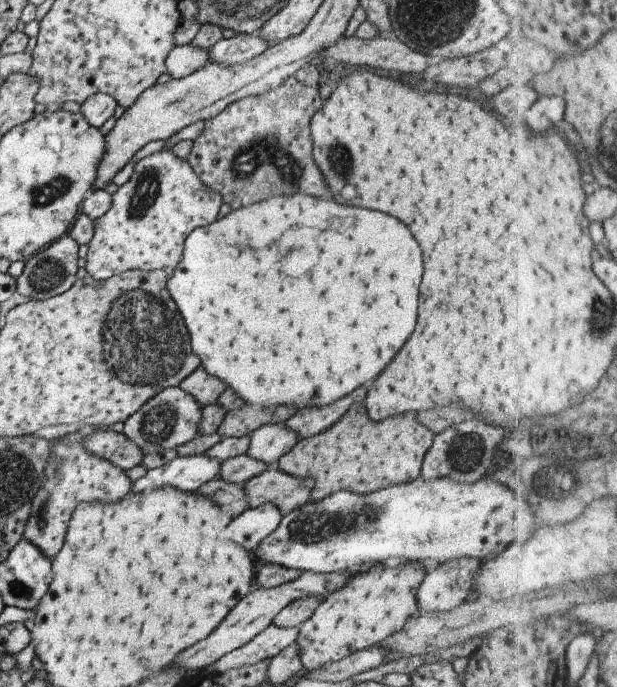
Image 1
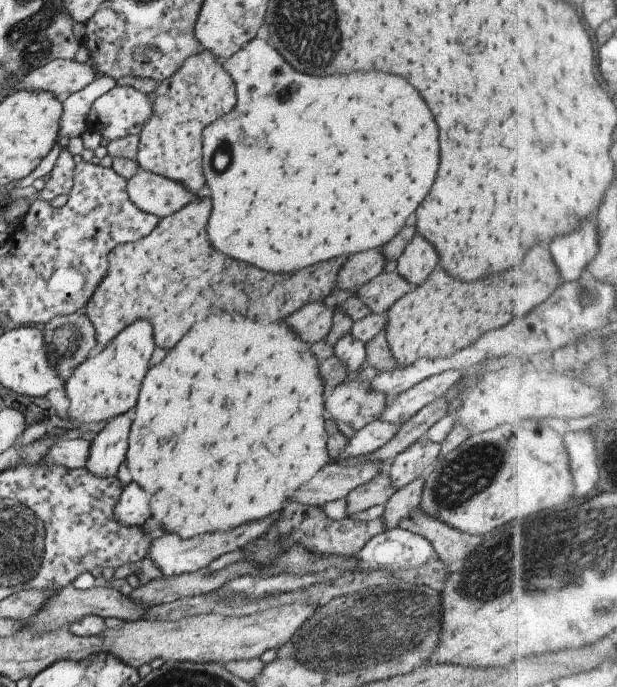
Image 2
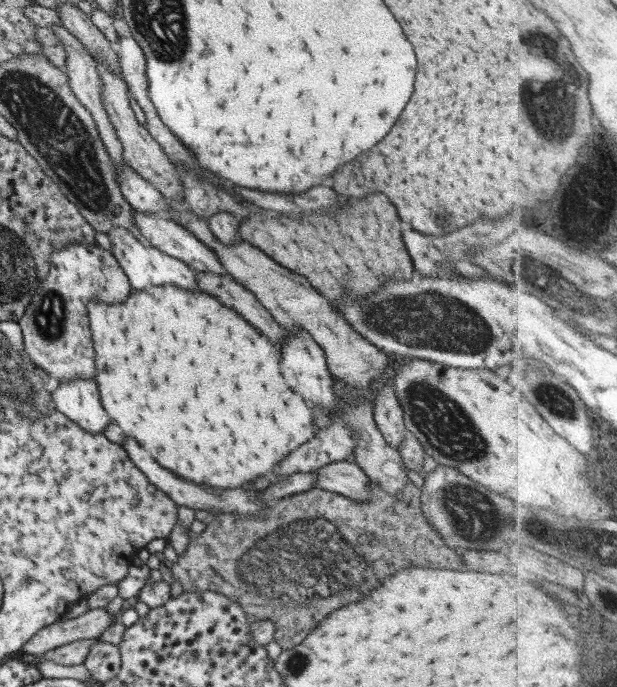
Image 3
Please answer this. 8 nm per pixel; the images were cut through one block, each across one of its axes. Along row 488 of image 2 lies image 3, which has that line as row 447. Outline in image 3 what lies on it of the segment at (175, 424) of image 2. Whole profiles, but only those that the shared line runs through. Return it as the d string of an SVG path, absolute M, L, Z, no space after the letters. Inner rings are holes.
M164 284L140 291L131 290L122 303L107 304L101 301L91 301L87 304L88 324L93 338L93 350L95 350L95 382L99 400L103 410L110 420L121 428L125 436L133 438L143 450L151 454L153 460L157 460L163 468L177 474L179 478L207 484L213 488L239 488L243 482L251 482L257 476L263 476L269 472L281 456L289 456L295 448L305 444L316 432L311 424L312 411L302 398L287 388L285 378L281 376L279 365L279 352L276 347L260 334L255 328L251 328L237 312L225 308L214 296L203 291L188 291L170 284Z

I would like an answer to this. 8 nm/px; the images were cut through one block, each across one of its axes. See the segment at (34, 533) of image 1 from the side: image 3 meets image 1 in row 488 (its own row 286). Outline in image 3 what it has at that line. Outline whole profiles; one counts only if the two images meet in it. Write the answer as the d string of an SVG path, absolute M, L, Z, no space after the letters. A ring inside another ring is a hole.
M67 243L50 254L49 270L30 296L18 320L23 355L57 384L71 380L93 380L95 374L87 304L91 301L122 303L132 286L115 257L99 245Z

